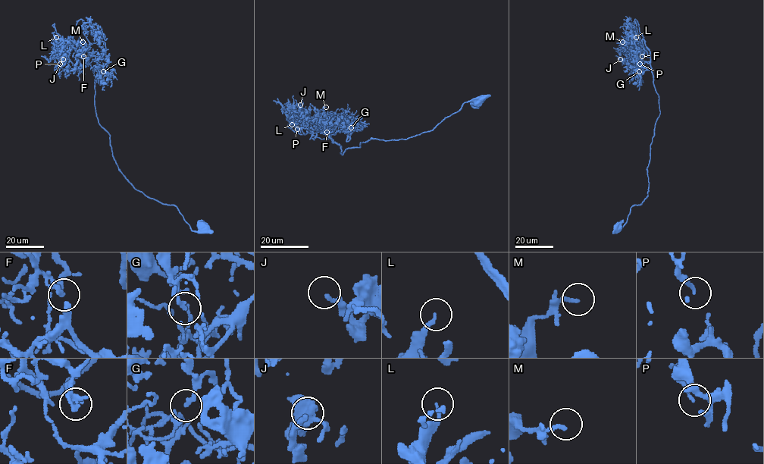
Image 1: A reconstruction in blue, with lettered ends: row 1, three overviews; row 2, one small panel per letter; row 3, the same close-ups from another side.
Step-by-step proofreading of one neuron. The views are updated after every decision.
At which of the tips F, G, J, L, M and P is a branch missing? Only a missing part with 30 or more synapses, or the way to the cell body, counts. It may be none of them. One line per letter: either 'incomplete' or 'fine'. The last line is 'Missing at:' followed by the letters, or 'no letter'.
F: fine
G: fine
J: fine
L: incomplete
M: fine
P: fine
Missing at: L

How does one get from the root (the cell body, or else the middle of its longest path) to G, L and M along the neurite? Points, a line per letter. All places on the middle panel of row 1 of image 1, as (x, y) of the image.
G: (475, 101), (464, 102), (431, 130), (406, 139), (371, 139), (342, 155), (329, 134), (351, 127)
L: (475, 101), (431, 130), (406, 139), (371, 139), (342, 155), (316, 121), (309, 129), (291, 117), (292, 124)
M: (475, 101), (431, 130), (406, 139), (371, 139), (342, 155), (319, 127), (326, 107)

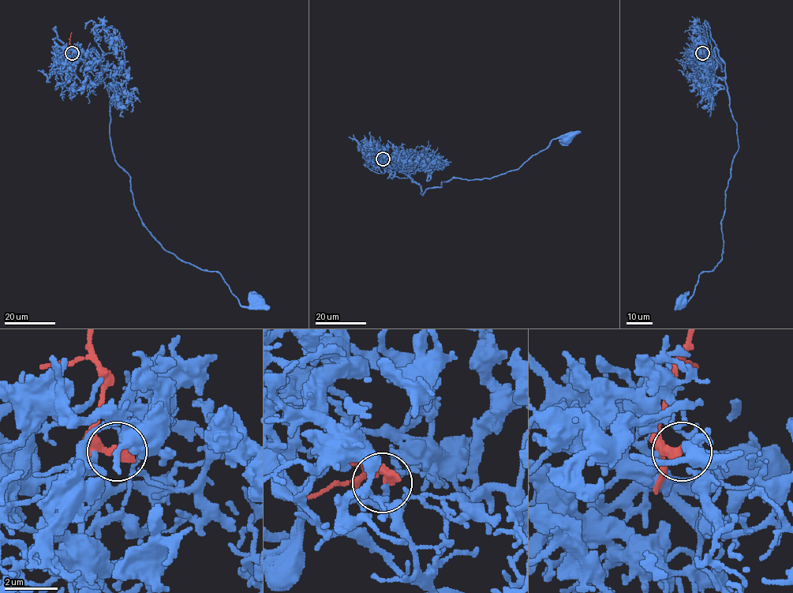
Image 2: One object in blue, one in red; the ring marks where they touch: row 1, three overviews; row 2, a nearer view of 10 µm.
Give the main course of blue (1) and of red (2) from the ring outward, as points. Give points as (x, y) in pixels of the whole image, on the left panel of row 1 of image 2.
1: (72, 53), (106, 87), (141, 223), (254, 301)
2: (72, 53), (69, 39), (71, 31)

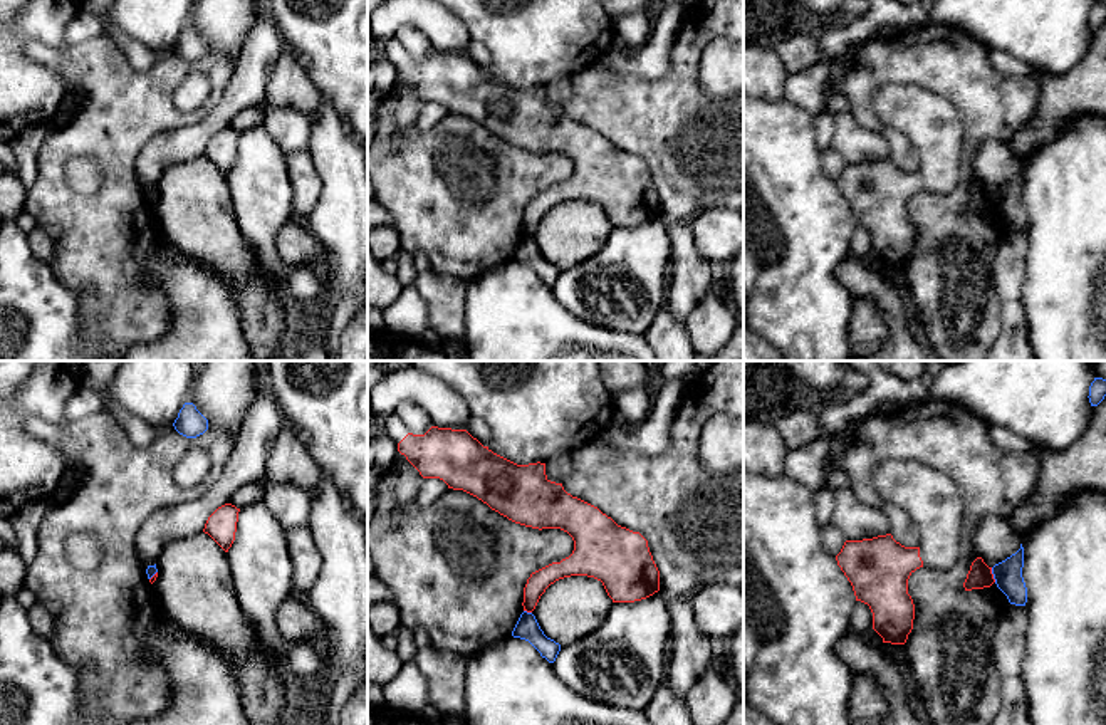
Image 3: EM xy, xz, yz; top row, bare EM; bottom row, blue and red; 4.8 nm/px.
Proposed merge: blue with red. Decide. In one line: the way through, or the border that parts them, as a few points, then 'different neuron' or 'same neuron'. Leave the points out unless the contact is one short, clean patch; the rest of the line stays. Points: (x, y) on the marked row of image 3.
different neuron

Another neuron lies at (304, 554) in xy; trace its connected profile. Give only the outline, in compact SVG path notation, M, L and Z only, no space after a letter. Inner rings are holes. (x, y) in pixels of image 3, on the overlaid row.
M309 525L285 530L285 537L294 566L294 589L305 594L321 572L321 552Z

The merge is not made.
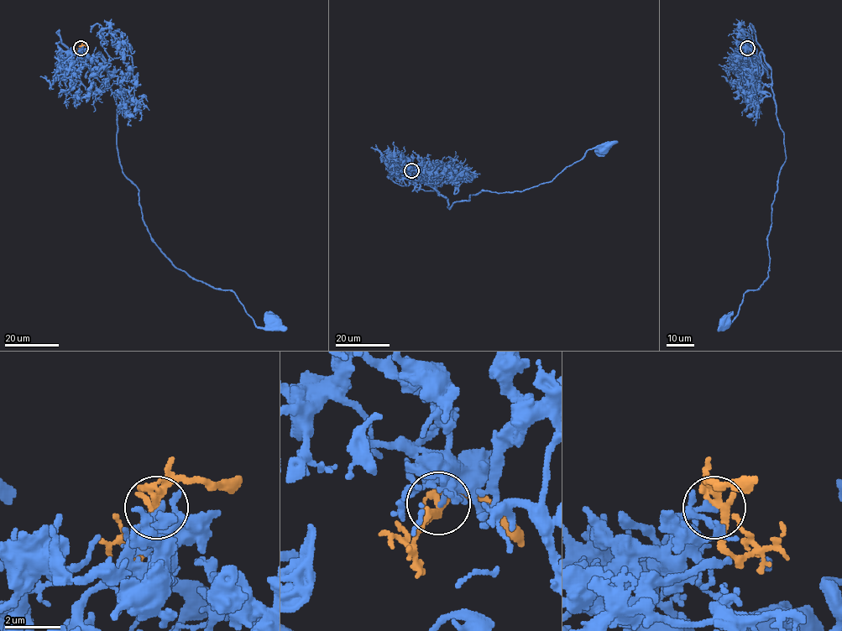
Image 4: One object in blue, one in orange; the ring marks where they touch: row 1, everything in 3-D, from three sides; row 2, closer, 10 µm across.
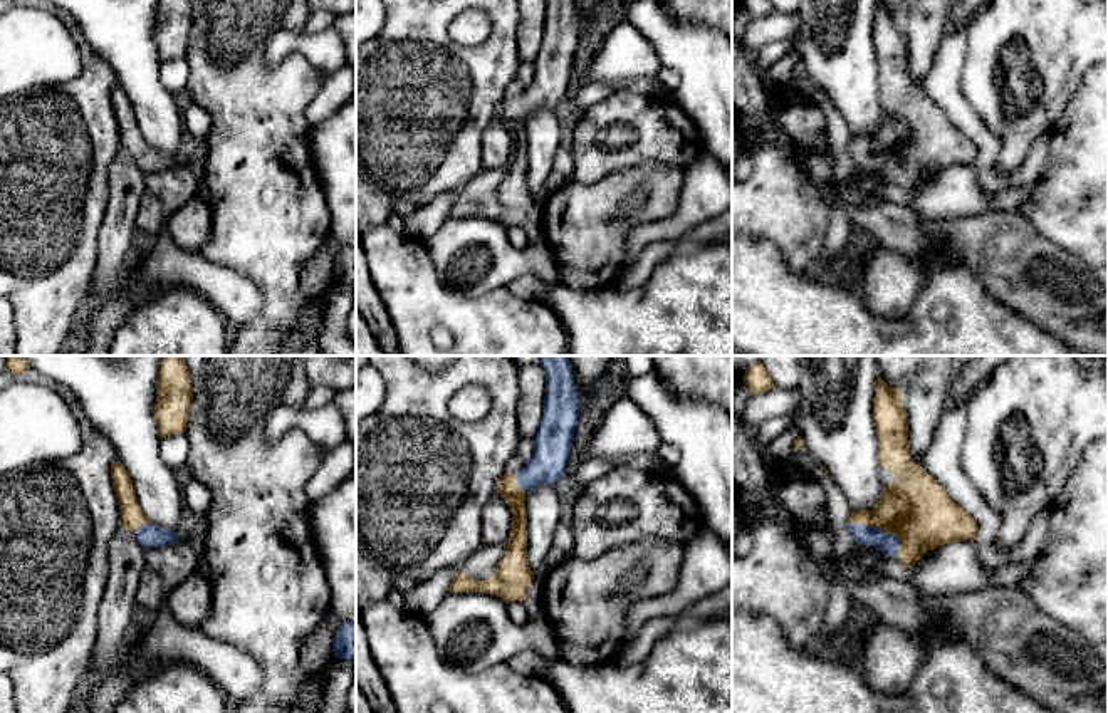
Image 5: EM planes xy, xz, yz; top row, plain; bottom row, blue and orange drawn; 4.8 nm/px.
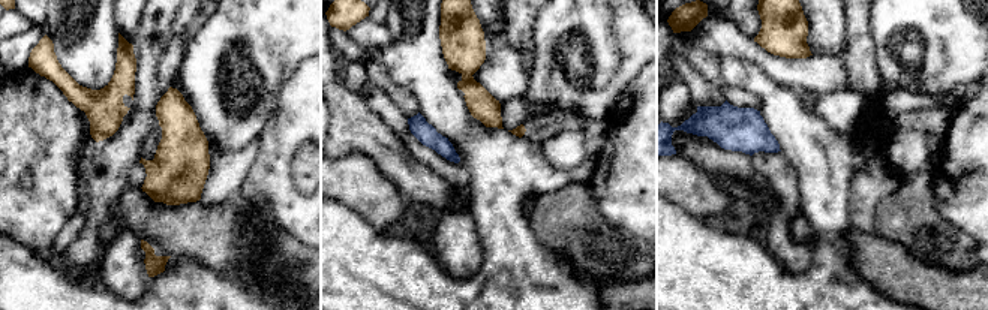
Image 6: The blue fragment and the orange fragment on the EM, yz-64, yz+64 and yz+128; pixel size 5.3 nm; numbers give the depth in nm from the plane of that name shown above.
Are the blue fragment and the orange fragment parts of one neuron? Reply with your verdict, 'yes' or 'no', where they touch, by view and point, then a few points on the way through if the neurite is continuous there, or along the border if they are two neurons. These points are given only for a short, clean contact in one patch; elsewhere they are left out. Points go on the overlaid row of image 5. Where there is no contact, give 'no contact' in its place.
yes; contact yz (880, 529); way yz (883, 542), (880, 529), (897, 525), (915, 507)

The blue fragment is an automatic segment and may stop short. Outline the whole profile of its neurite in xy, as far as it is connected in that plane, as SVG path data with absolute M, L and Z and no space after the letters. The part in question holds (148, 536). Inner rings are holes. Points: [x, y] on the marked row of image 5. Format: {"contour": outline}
{"contour": "M121 461L111 466L112 487L119 503L121 525L146 547L168 547L180 542L178 532L151 523L143 513L129 471Z"}

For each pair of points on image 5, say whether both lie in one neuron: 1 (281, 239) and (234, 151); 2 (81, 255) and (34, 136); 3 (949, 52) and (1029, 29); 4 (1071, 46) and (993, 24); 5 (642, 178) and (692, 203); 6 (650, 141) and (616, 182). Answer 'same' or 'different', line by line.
1: same
2: same
3: different
4: same
5: different
6: different

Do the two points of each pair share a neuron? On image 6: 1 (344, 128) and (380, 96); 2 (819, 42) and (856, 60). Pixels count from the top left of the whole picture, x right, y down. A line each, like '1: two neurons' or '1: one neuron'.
1: two neurons
2: two neurons

